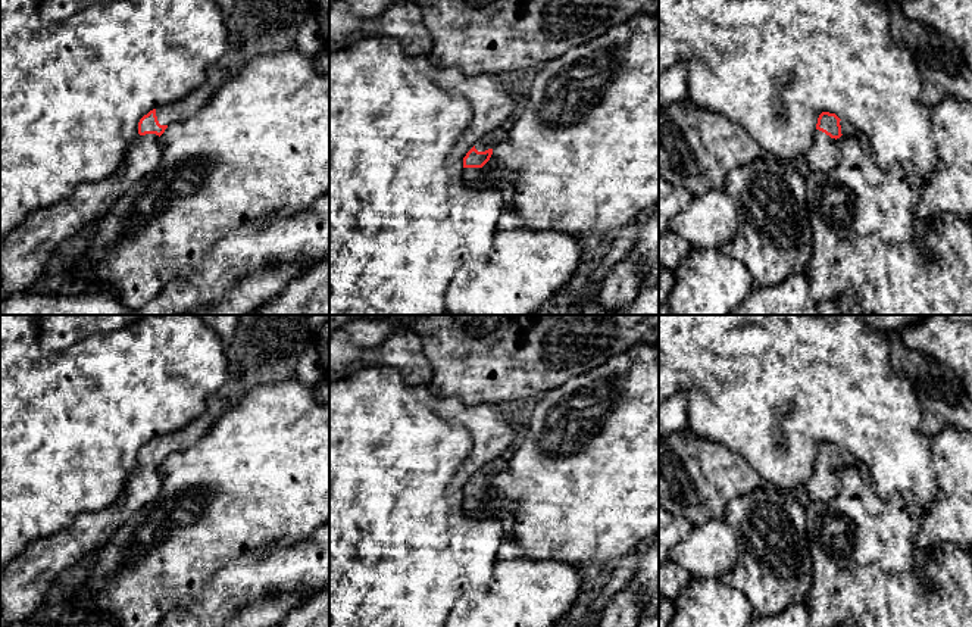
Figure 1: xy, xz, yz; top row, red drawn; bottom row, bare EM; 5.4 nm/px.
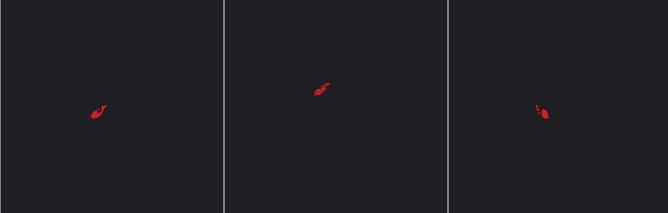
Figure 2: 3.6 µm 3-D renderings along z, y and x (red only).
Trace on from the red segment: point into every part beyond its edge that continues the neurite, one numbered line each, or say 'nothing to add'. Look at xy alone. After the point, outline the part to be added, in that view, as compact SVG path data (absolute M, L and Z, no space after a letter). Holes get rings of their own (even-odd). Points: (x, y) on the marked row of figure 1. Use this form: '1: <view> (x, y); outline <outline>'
1: xy (190, 105); outline M218 63L209 66L206 81L200 87L181 100L156 109L159 124L171 125L196 115L228 78L229 74Z
2: xy (24, 252); outline M140 135L113 174L78 185L69 199L38 209L12 228L0 241L0 300L29 291L59 244L87 233L129 187L157 166L162 152L159 135Z

